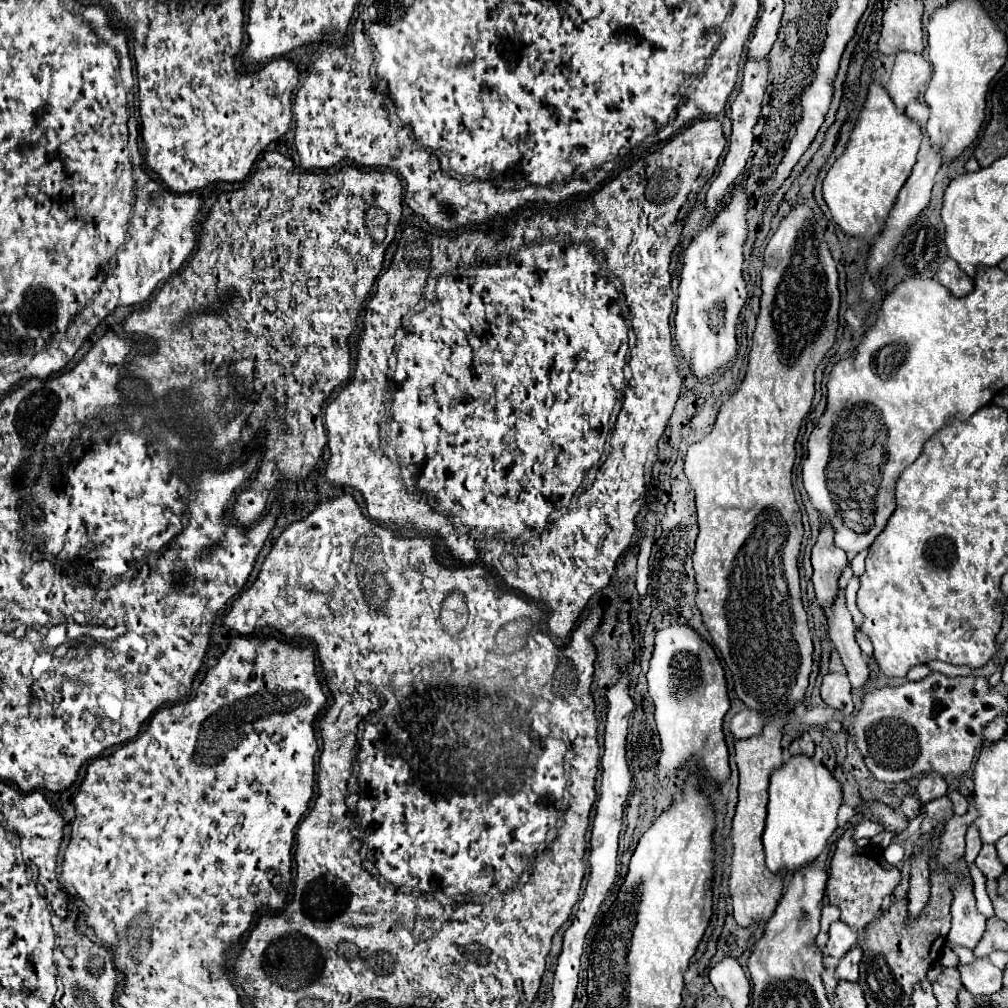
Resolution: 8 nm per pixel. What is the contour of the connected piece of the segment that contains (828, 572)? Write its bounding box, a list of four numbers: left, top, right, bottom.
[811,521,847,613]

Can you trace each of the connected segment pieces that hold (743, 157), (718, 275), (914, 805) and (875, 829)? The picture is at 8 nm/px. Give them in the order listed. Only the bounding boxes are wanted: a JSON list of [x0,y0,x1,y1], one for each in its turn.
[[707,57,769,213],[675,185,751,379],[901,795,919,819],[855,821,883,839]]

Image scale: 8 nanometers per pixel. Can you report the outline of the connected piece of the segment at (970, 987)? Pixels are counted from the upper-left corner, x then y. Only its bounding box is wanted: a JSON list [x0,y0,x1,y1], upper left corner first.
[959,957,1003,995]

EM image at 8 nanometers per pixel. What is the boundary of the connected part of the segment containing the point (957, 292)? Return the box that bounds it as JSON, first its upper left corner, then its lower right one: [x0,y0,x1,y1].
[937,259,973,297]

